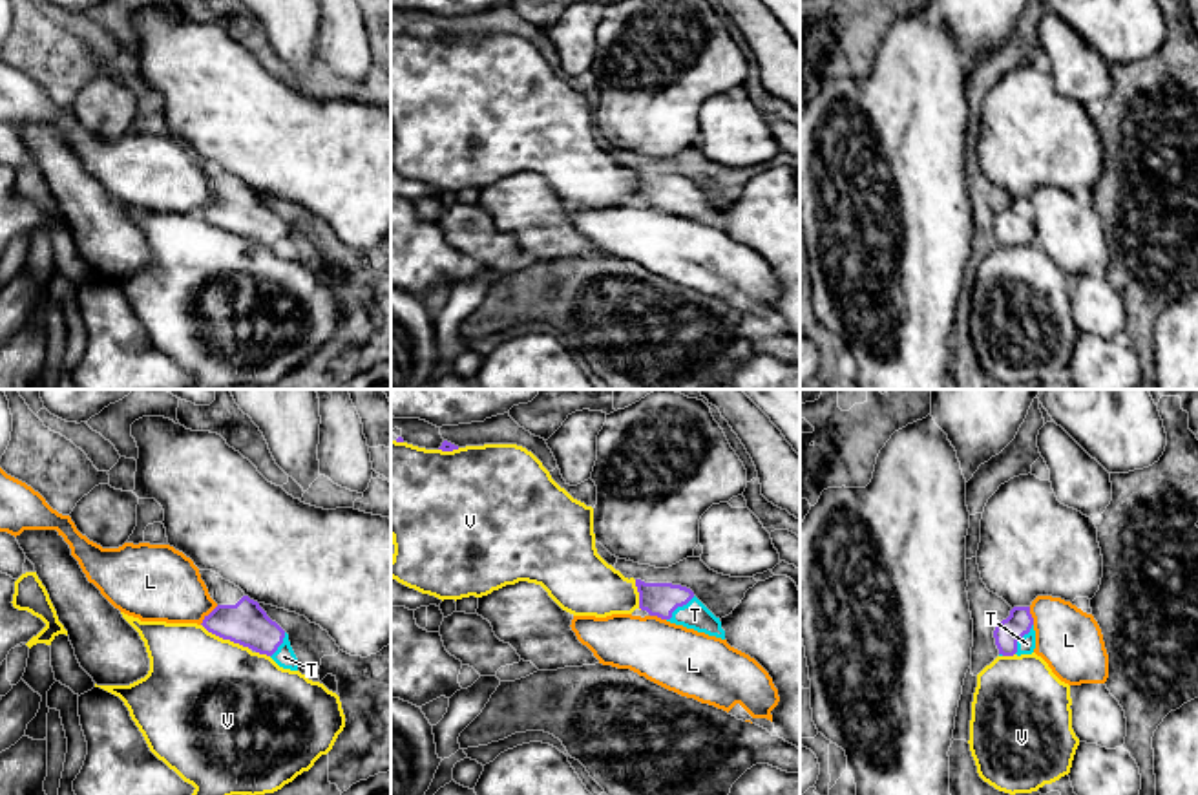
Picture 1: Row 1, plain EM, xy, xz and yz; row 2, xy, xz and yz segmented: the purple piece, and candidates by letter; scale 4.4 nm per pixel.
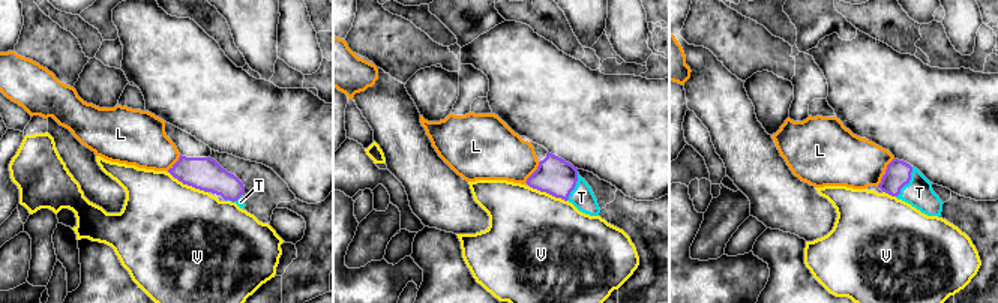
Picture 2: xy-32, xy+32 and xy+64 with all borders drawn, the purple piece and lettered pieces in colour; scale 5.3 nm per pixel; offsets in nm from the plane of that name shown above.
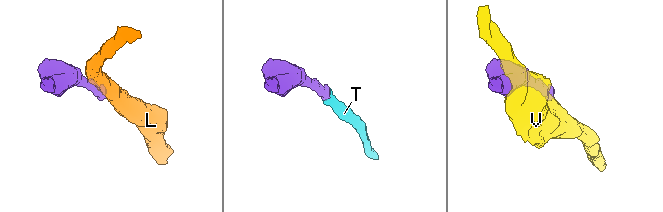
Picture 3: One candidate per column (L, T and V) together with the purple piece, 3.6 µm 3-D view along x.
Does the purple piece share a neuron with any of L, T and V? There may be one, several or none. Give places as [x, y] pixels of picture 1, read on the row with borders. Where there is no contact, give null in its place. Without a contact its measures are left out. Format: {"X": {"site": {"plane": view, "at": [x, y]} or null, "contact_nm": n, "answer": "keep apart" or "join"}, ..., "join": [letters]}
{"L": {"site": {"plane": "xy", "at": [209, 614]}, "contact_nm": 120, "answer": "keep apart"}, "T": {"site": {"plane": "yz", "at": [1021, 636]}, "contact_nm": 160, "answer": "join"}, "V": {"site": {"plane": "xy", "at": [225, 638]}, "contact_nm": 240, "answer": "keep apart"}, "join": ["T"]}

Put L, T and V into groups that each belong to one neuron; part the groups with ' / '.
L / T / V

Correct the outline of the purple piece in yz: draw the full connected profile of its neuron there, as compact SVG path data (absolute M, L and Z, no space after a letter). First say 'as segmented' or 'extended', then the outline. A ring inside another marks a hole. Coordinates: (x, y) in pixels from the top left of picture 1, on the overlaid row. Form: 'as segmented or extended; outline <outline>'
extended; outline M1014 607L1010 616L997 623L993 638L999 656L1032 654L1035 649L1035 631L1030 607Z

